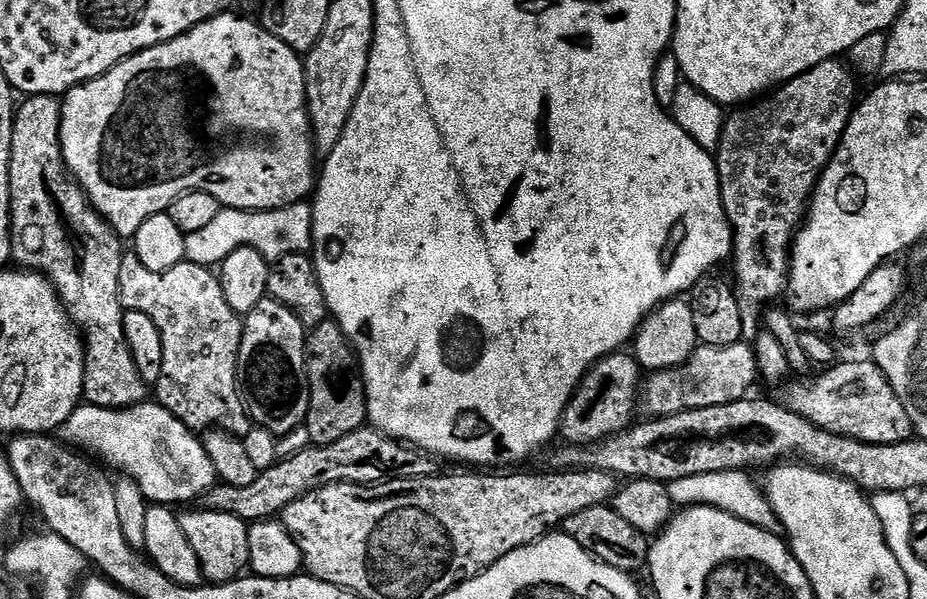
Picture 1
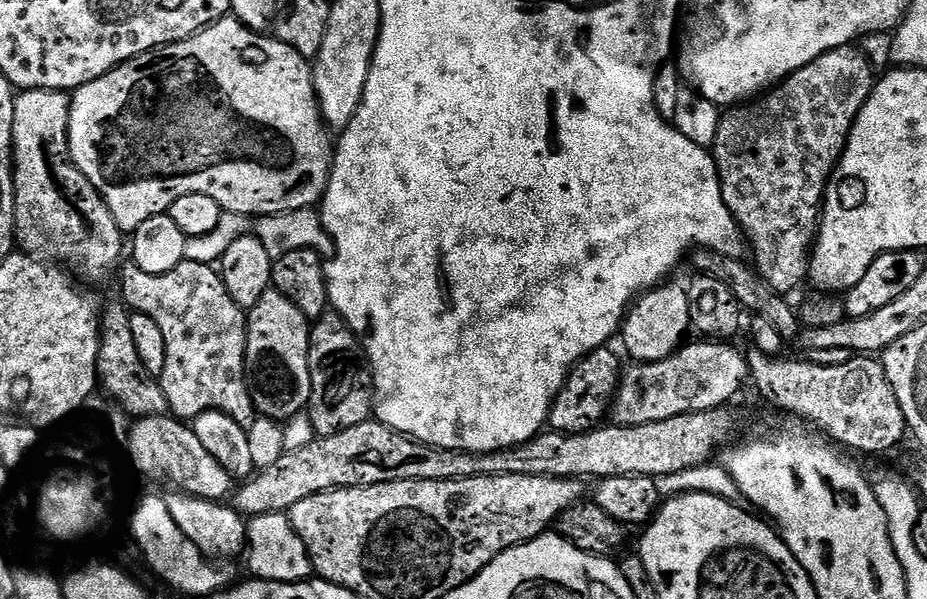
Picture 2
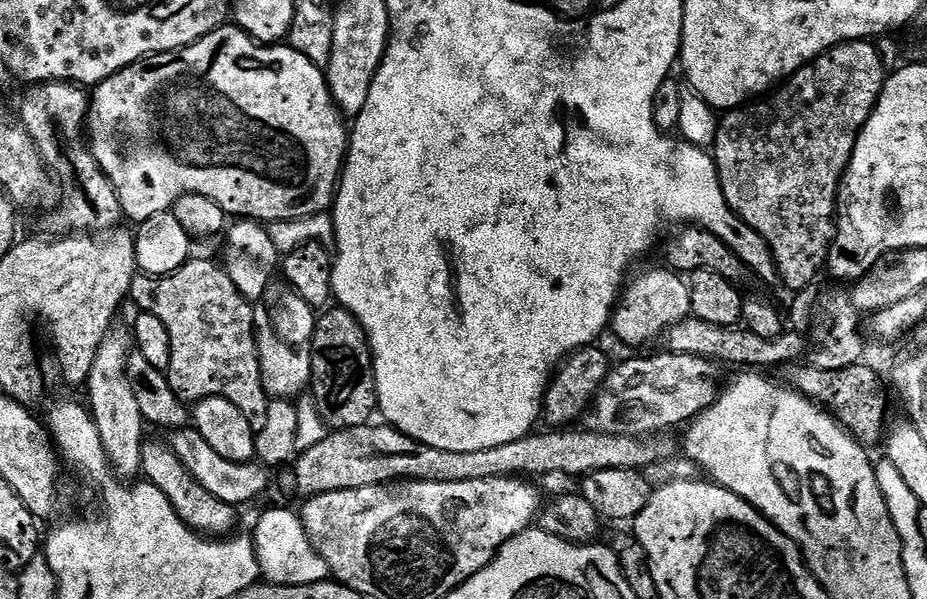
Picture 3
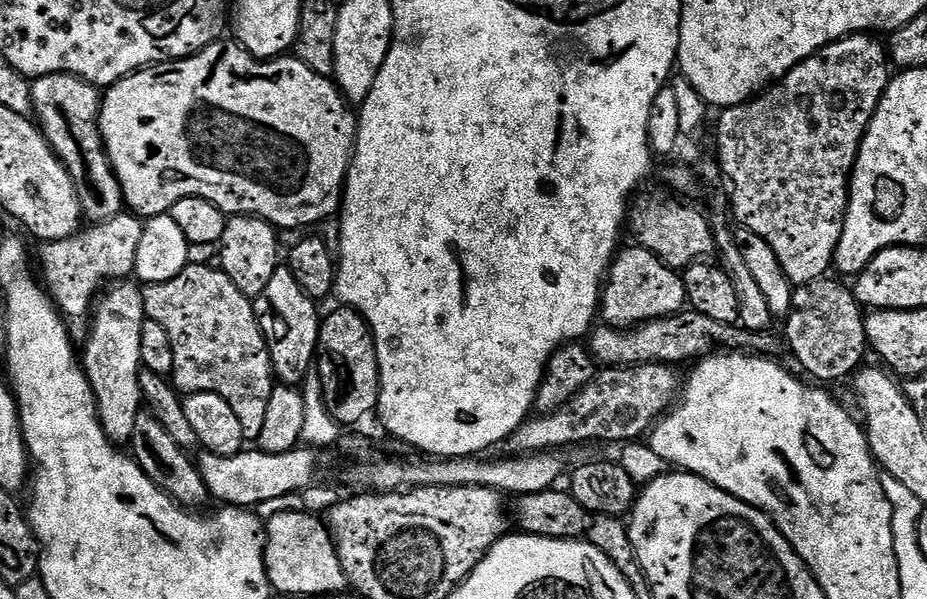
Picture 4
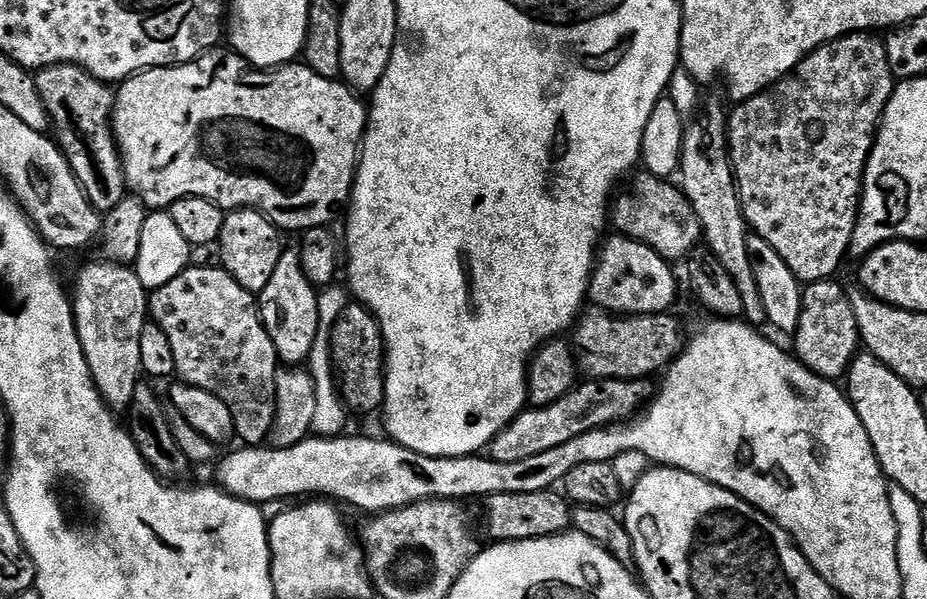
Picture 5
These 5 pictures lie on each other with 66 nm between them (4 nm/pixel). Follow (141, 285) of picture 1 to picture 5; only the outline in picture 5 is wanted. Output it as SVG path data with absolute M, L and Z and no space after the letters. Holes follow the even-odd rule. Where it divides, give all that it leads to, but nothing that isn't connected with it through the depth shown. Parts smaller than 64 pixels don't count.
M189 266L185 268L182 274L178 274L178 278L170 278L170 282L166 282L166 286L155 289L151 293L148 301L148 310L150 313L151 323L162 326L166 338L170 338L170 347L174 350L174 362L176 363L176 376L183 383L190 386L198 386L198 390L206 390L210 394L217 396L222 402L226 402L226 406L230 406L230 414L234 418L234 426L236 427L236 436L239 443L244 446L260 446L271 437L272 427L274 426L274 410L276 409L276 374L278 371L278 357L276 355L276 347L270 338L270 334L266 334L266 326L260 317L260 305L257 297L250 290L246 290L242 286L238 286L238 282L234 282L234 278L222 266Z

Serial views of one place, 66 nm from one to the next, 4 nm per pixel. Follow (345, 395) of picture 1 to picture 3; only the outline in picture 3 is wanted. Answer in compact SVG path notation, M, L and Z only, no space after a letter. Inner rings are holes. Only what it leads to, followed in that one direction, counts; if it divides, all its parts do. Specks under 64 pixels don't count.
M339 306L329 307L327 310L321 311L316 317L316 325L314 326L314 338L312 339L312 383L310 385L310 393L317 406L317 412L324 420L329 429L339 430L341 428L353 428L354 426L362 426L369 423L378 412L378 401L376 399L376 371L372 365L372 347L368 345L368 336L364 332L363 326L358 322L358 318L354 318L354 314L350 314L344 308Z

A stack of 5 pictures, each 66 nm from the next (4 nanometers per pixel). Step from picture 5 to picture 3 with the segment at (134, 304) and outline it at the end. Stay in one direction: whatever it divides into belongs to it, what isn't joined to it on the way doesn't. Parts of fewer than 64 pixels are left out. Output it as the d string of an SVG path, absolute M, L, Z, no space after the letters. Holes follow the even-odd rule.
M110 331L98 350L98 356L94 358L94 366L90 370L86 385L89 400L87 403L98 426L102 450L106 454L111 471L124 482L135 481L141 475L142 445L146 442L146 422L142 418L142 406L138 406L138 398L134 398L132 384L128 381L129 351L129 333Z

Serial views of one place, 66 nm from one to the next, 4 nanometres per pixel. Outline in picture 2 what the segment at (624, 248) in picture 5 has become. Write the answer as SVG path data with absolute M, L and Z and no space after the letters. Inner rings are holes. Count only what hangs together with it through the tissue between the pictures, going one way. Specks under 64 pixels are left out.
M664 282L636 297L629 307L624 323L618 333L624 339L629 361L649 364L662 358L670 358L689 339L692 328L690 322L690 298L687 287L680 288L673 282Z

